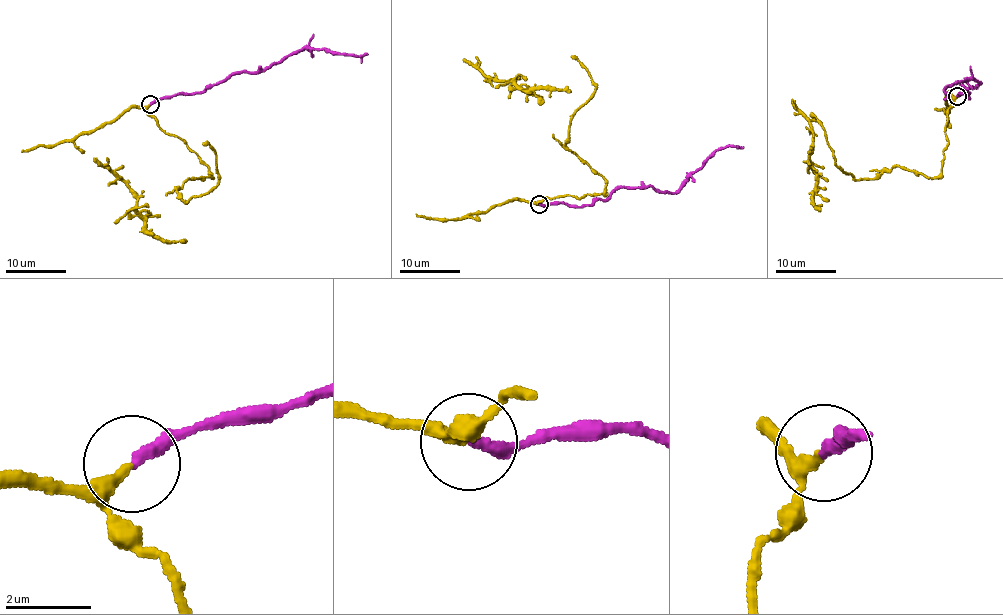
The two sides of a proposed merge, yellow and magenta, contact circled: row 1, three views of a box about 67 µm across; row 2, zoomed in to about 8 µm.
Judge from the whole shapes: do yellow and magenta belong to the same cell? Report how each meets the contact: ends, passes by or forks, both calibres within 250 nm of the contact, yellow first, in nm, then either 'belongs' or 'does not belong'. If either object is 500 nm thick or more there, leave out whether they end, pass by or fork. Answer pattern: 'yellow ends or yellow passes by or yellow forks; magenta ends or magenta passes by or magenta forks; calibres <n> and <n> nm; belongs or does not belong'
yellow passes by; magenta ends; calibres 180 and 280 nm; belongs

